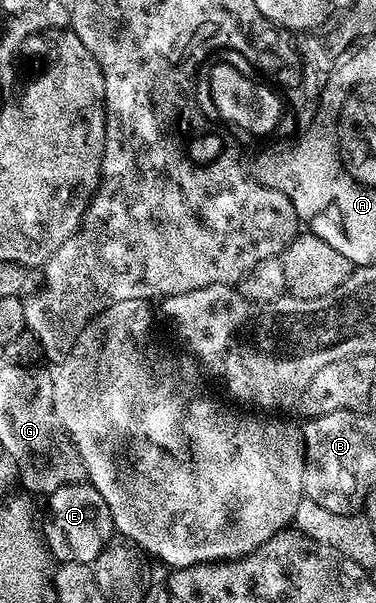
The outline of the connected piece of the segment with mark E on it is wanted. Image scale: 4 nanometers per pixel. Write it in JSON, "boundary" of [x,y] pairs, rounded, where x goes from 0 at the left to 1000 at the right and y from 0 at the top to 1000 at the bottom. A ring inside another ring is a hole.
{"boundary":[[[237,799],[176,803],[162,813],[141,813],[122,824],[125,851],[109,856],[109,881],[125,912],[157,935],[181,935],[205,925],[207,909],[242,909],[258,917],[282,909],[301,896],[301,871],[290,839],[279,839],[279,826],[258,819],[258,813]]]}

